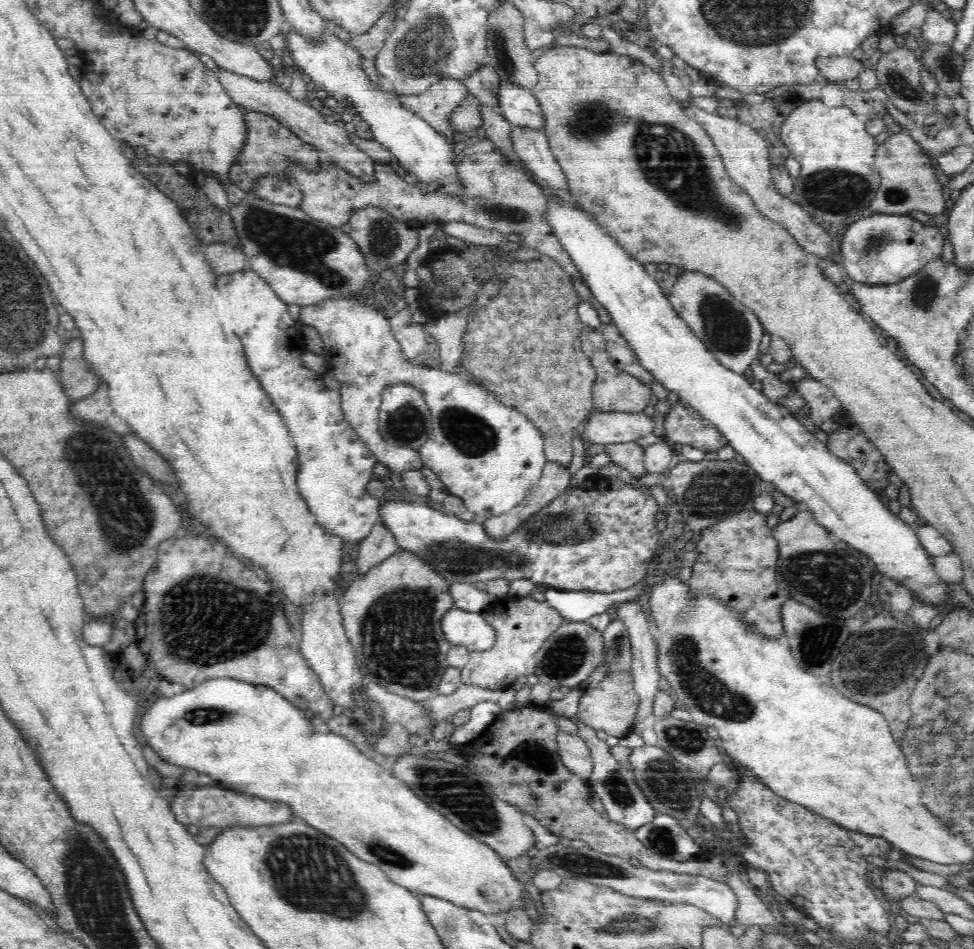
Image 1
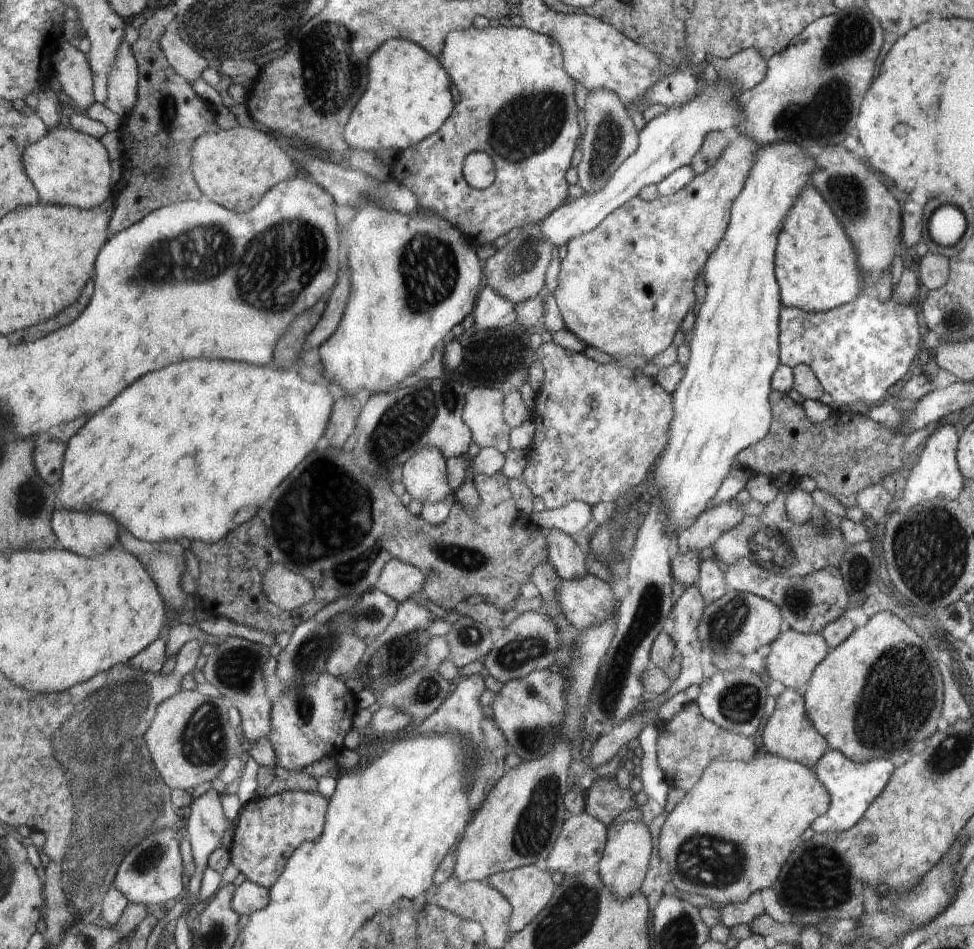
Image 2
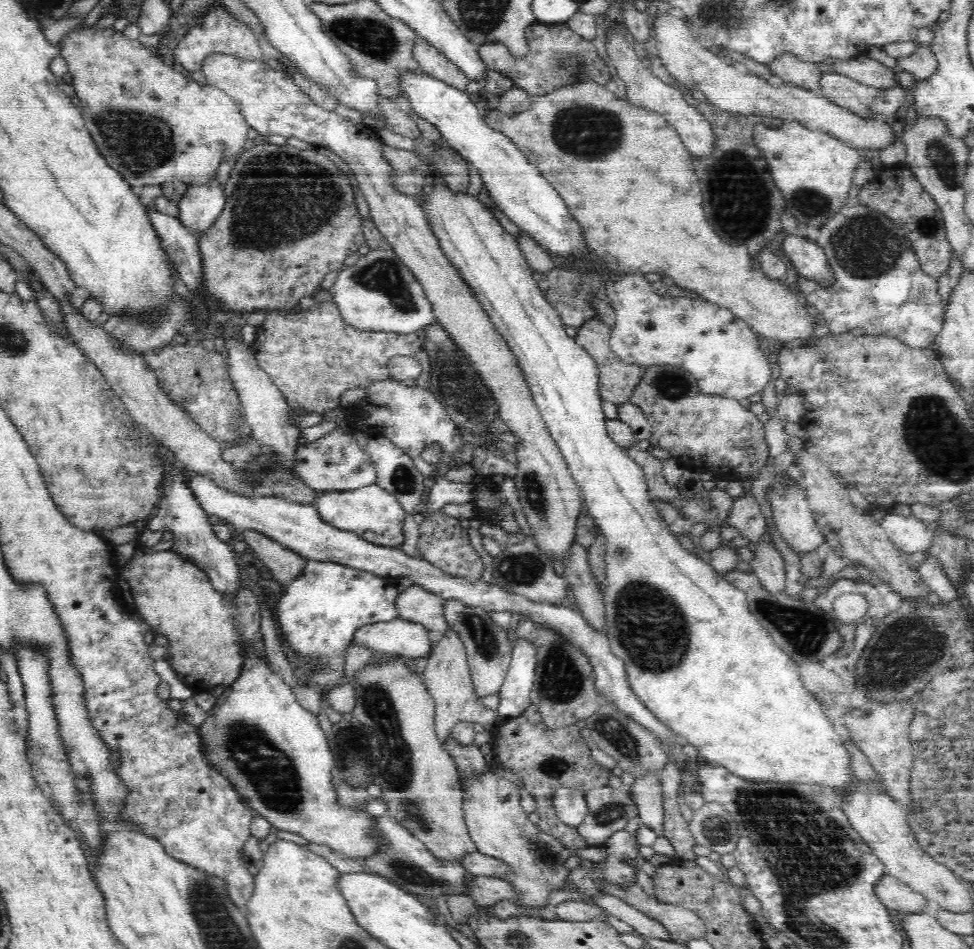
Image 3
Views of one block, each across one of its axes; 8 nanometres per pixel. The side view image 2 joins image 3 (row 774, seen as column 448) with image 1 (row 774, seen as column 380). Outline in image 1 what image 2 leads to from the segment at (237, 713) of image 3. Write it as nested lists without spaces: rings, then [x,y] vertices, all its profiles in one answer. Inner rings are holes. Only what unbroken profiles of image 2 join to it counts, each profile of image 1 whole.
[[[230,678],[206,680],[204,684],[200,684],[196,688],[186,689],[182,694],[174,695],[174,698],[156,700],[152,704],[152,708],[142,718],[142,732],[146,736],[148,745],[170,764],[205,772],[210,775],[214,784],[219,784],[222,788],[262,797],[264,800],[285,801],[286,804],[292,807],[294,817],[300,817],[302,820],[305,820],[306,824],[314,824],[314,828],[322,828],[322,832],[326,832],[328,836],[334,836],[334,840],[342,840],[342,844],[346,844],[346,848],[350,848],[350,852],[354,852],[358,858],[362,858],[362,860],[366,860],[370,864],[378,864],[378,868],[382,868],[382,872],[386,872],[390,876],[390,880],[394,880],[396,884],[410,889],[412,893],[419,894],[420,896],[442,897],[444,901],[468,908],[468,910],[478,910],[478,912],[482,912],[491,918],[494,918],[496,914],[506,914],[506,910],[510,910],[510,908],[522,908],[522,902],[520,902],[522,886],[520,886],[518,880],[514,880],[513,870],[505,864],[504,858],[496,849],[486,844],[485,841],[480,841],[476,837],[470,836],[469,833],[466,833],[464,829],[458,828],[457,825],[450,824],[448,818],[444,818],[436,810],[428,808],[410,790],[408,784],[402,782],[392,772],[380,767],[378,759],[373,755],[363,753],[356,745],[339,734],[333,732],[319,733],[300,709],[296,708],[289,700],[286,700],[284,696],[278,694],[270,687],[258,687],[257,685],[240,682],[240,680],[230,680]]]

